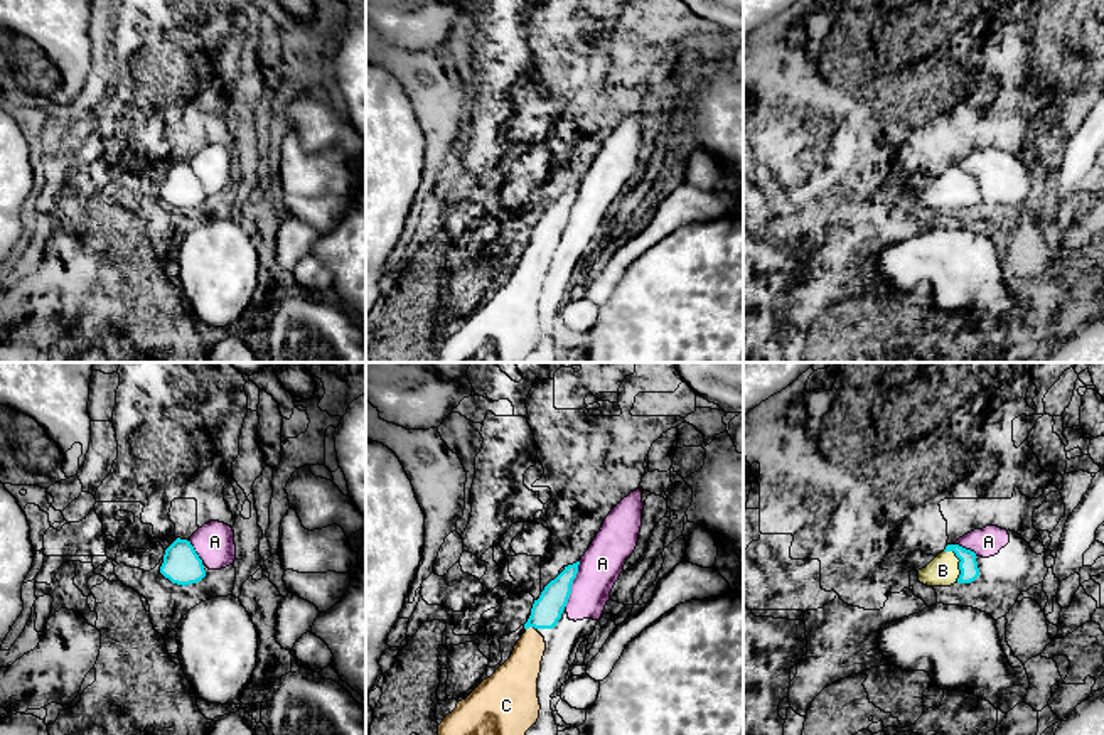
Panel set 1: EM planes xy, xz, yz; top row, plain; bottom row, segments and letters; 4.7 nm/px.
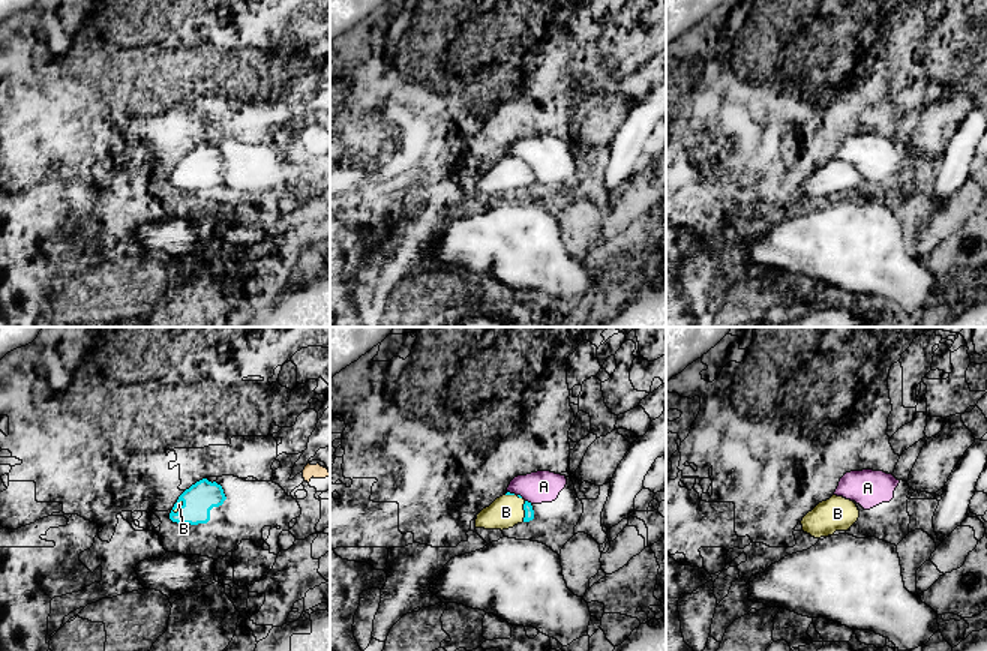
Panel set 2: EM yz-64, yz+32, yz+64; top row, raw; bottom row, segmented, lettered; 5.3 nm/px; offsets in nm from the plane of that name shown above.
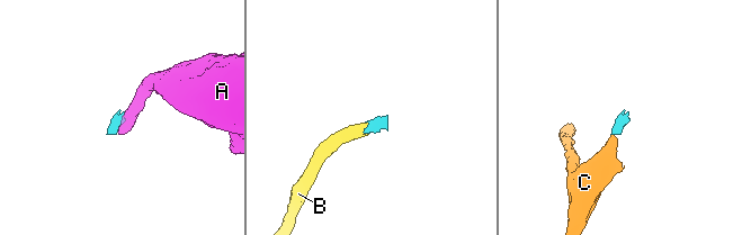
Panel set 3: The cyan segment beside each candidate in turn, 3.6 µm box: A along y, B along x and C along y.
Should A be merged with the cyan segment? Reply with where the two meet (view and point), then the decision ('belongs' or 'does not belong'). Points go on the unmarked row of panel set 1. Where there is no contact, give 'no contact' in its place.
contact xz (572, 206); does not belong

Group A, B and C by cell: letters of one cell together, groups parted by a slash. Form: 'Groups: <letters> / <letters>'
Groups: A / B C

